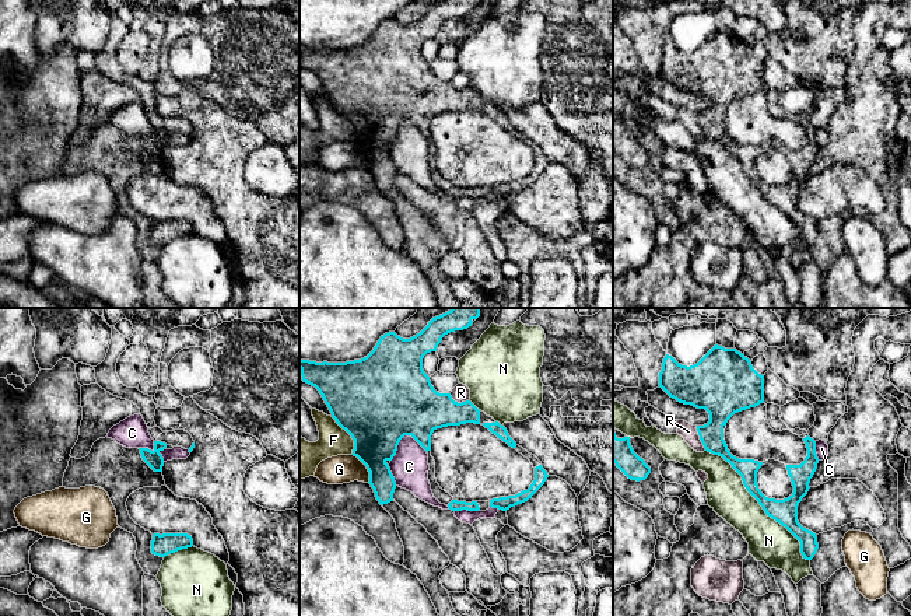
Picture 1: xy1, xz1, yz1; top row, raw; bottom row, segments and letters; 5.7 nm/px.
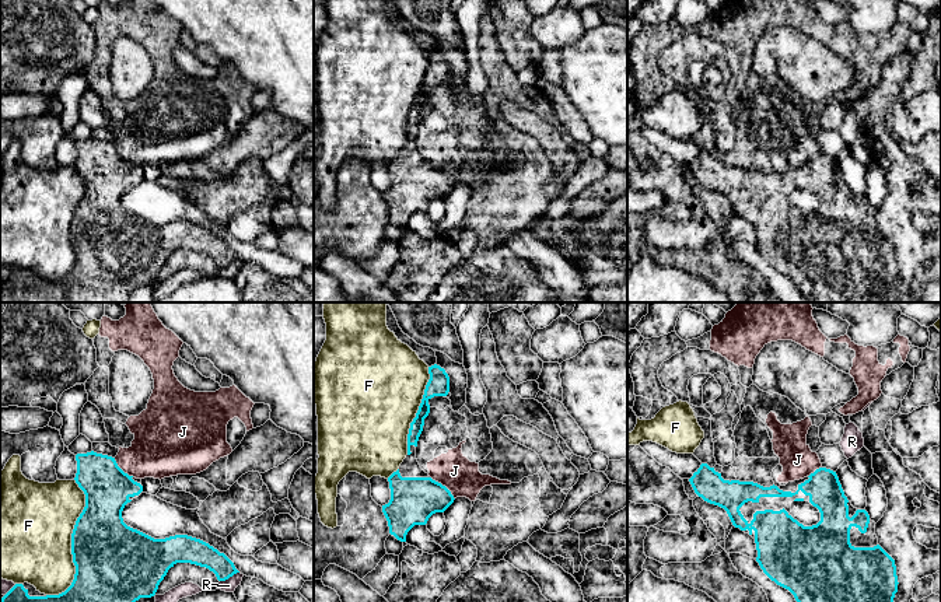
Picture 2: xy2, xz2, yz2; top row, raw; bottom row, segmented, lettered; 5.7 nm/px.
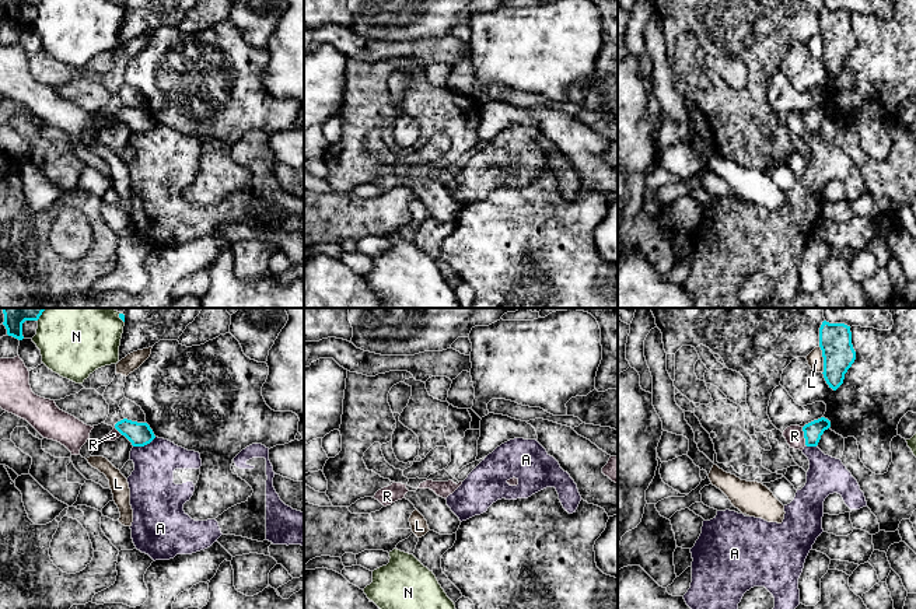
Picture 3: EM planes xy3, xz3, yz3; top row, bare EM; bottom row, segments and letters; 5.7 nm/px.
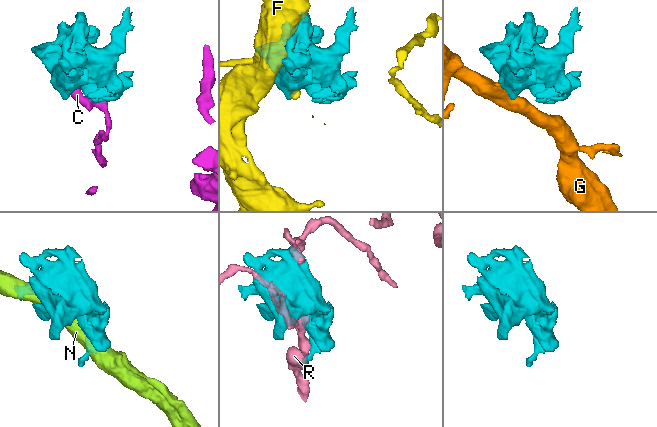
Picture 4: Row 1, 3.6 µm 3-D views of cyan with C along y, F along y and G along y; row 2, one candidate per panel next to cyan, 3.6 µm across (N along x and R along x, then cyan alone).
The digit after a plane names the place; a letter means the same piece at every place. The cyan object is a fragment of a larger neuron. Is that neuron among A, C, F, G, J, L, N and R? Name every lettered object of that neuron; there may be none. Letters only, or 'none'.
none

